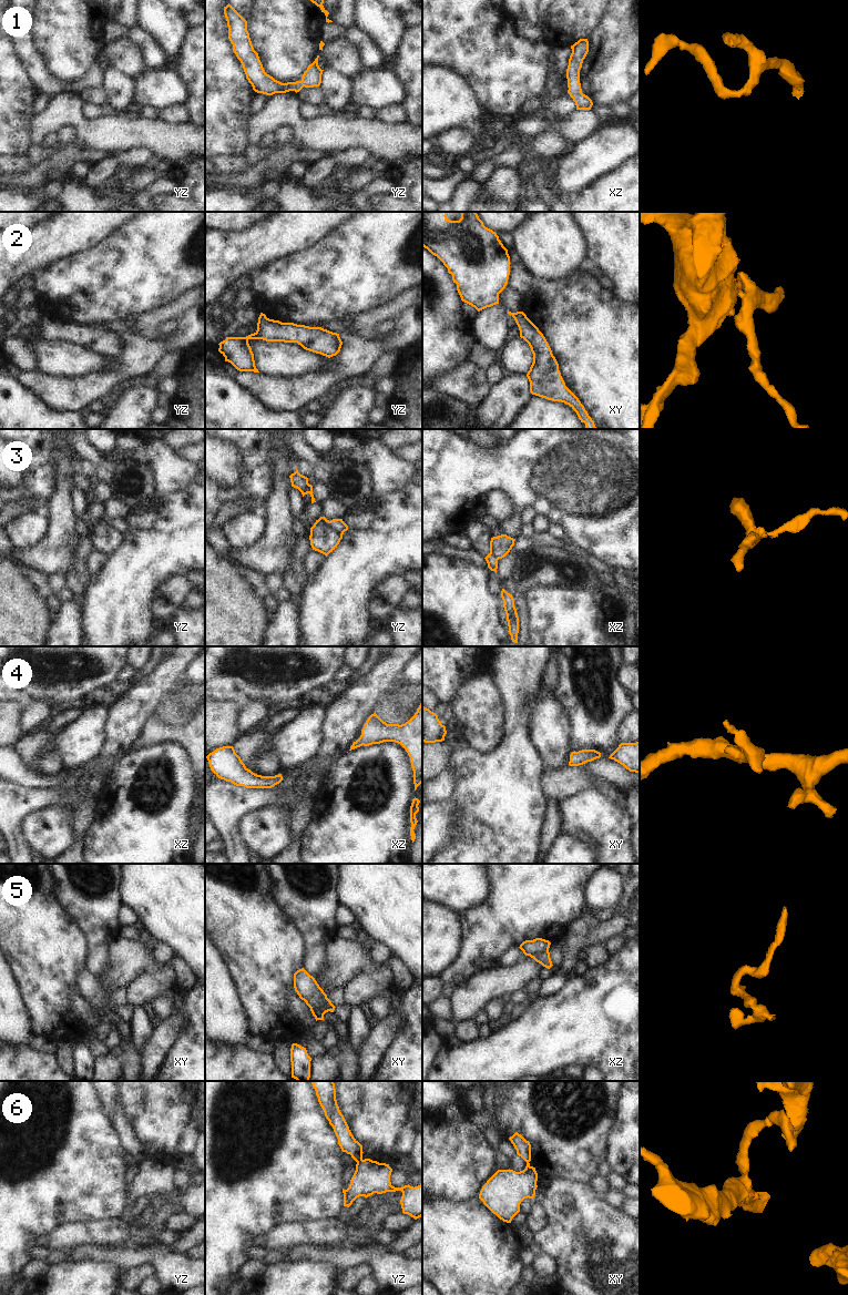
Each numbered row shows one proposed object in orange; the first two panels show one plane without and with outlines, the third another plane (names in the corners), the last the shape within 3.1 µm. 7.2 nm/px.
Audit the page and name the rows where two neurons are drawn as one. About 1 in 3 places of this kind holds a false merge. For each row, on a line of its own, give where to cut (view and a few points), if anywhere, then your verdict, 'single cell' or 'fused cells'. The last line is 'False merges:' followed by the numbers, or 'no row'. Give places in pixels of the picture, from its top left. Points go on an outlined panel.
1: no cut; single cell
2: no cut; single cell
3: cut in yz along (329, 521), (341, 536); fused cells
4: no cut; single cell
5: cut in xy along (327, 998), (322, 1006), (310, 1008); fused cells
6: cut in yz along (361, 1159), (357, 1162); fused cells
False merges: 3, 5, 6

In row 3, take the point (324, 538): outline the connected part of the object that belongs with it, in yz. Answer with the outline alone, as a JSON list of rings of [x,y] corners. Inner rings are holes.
[[[320,517],[310,528],[310,545],[313,550],[318,551],[326,557],[333,552],[339,544],[343,536],[331,526],[325,517]]]

